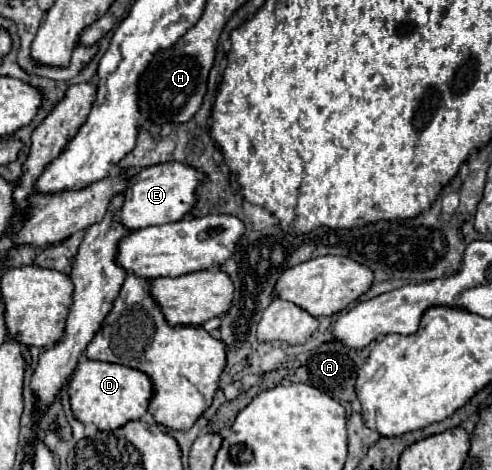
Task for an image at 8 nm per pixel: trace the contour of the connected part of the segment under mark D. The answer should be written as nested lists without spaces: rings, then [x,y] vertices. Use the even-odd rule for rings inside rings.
[[[91,359],[79,361],[79,365],[73,373],[73,379],[69,383],[71,409],[73,409],[75,417],[81,423],[97,425],[97,429],[101,429],[101,431],[119,429],[129,421],[141,419],[145,415],[153,395],[155,395],[153,381],[147,373],[125,367],[125,365],[91,361]]]

